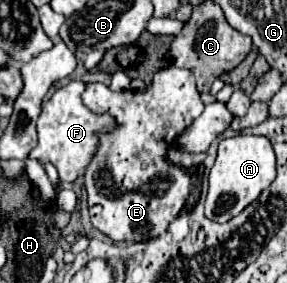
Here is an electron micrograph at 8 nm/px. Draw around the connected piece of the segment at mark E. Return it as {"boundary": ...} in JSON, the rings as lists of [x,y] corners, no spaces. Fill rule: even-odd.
{"boundary":[[[175,65],[161,69],[147,93],[115,93],[103,83],[91,83],[83,93],[83,103],[95,113],[111,113],[119,125],[115,133],[101,135],[99,149],[85,171],[91,223],[113,241],[137,243],[161,235],[189,195],[187,169],[167,163],[163,155],[185,127],[203,113],[205,105],[199,99],[193,73]]]}

